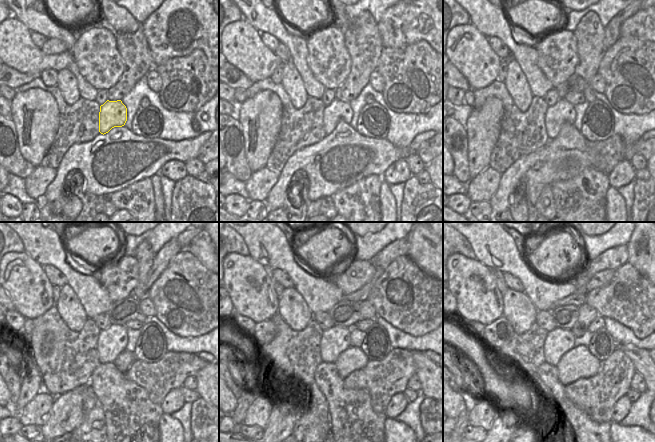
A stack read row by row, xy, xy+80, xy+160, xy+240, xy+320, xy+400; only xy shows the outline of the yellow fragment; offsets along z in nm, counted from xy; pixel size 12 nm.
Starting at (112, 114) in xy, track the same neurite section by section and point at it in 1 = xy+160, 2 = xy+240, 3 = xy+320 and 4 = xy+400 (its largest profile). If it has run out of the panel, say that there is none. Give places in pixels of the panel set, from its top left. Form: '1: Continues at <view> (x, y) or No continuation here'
1: Continues at xy+160 (562, 112)
2: Continues at xy+240 (112, 341)
3: Continues at xy+320 (334, 341)
4: Continues at xy+400 (558, 341).

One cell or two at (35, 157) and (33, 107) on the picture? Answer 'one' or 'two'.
one

